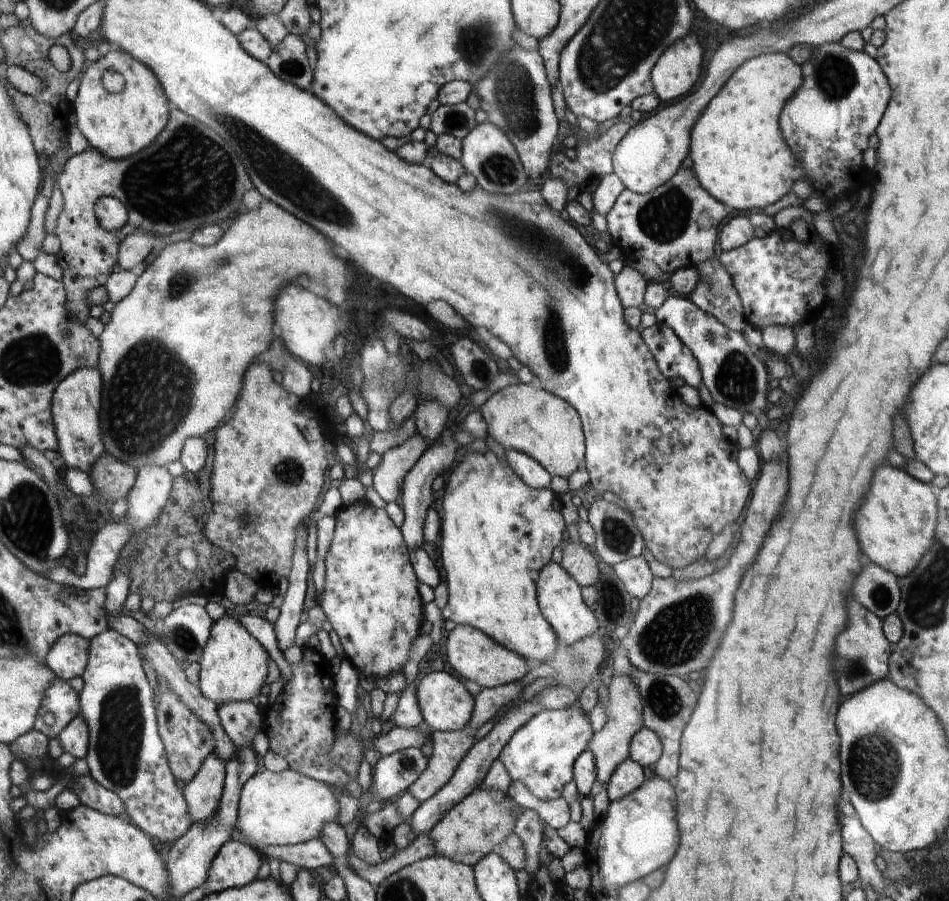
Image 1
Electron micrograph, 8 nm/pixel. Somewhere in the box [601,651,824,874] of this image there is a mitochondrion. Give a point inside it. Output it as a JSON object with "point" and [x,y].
{"point":[664,700]}

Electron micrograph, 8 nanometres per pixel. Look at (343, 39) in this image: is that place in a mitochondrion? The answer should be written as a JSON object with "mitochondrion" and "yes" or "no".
{"mitochondrion":"no"}

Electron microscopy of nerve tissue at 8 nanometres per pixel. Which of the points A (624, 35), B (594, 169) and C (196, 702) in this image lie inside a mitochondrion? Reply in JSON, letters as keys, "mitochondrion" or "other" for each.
{"A":"mitochondrion","B":"other","C":"other"}

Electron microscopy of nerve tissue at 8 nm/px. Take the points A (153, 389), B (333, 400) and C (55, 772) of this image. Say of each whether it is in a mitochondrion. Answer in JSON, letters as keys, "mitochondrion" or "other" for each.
{"A":"mitochondrion","B":"other","C":"other"}

